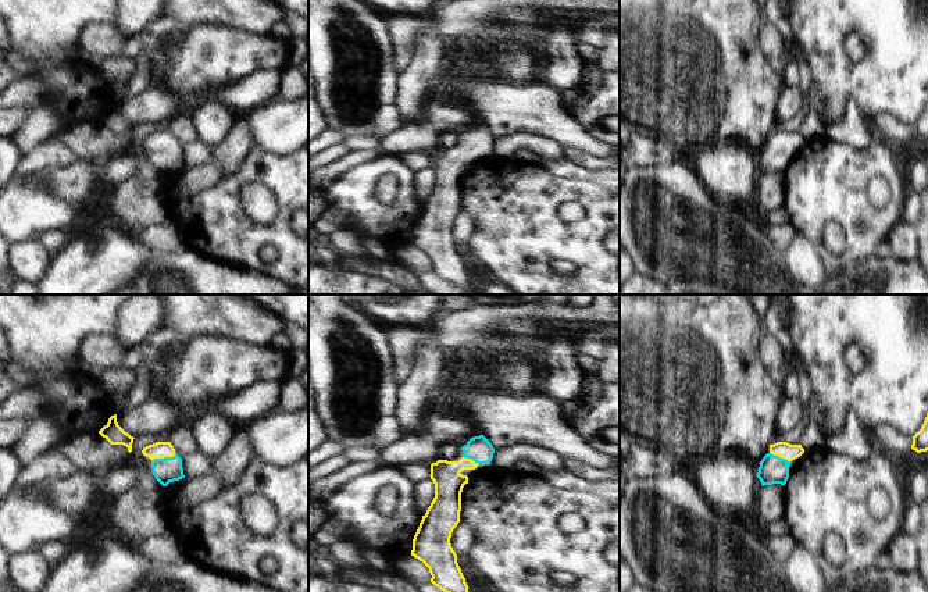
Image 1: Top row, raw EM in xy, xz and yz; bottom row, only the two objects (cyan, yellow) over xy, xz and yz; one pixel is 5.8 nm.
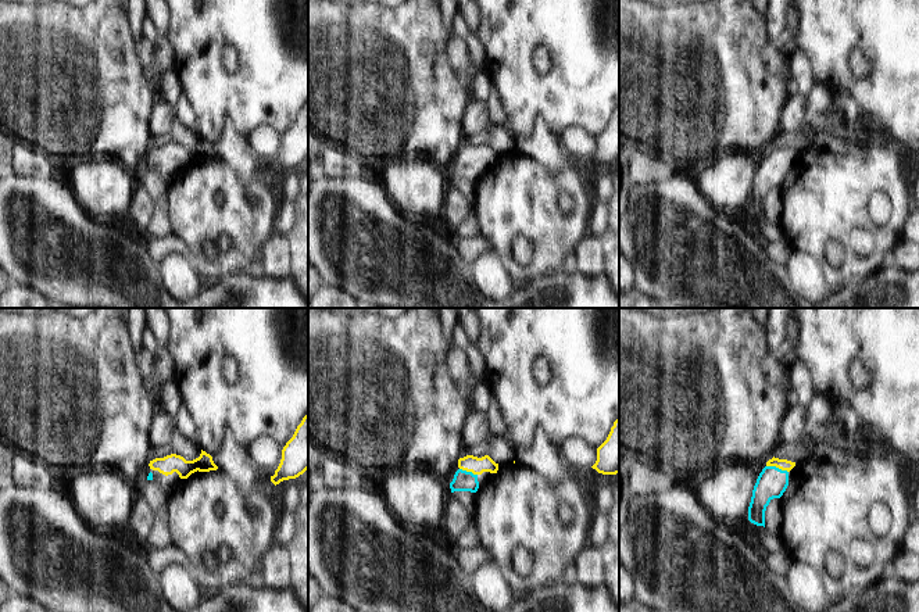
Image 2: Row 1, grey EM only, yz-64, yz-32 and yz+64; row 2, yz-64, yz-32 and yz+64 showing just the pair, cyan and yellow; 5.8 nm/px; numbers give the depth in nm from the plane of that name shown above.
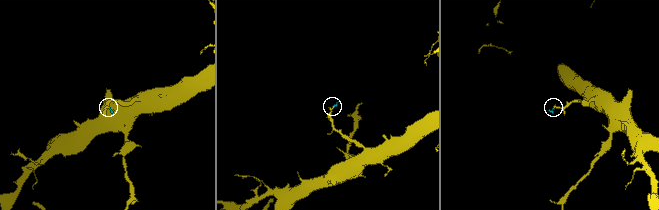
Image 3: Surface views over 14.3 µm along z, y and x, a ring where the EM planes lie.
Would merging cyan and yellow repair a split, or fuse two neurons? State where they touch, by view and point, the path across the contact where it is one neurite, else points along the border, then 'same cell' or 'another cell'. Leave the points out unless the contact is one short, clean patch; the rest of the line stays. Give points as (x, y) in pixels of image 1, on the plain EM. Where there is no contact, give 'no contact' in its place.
contact xy (164, 146); way xy (166, 159), (164, 146), (160, 138); same cell

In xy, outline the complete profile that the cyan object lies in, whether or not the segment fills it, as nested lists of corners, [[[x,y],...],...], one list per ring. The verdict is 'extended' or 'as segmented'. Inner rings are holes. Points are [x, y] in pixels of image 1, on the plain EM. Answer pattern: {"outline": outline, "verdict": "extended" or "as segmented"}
{"outline": [[[156,131],[143,136],[142,142],[151,149],[153,164],[163,175],[185,167],[182,147],[175,143],[171,131]]], "verdict": "extended"}

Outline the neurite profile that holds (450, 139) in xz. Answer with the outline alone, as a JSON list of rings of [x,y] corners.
[[[446,131],[439,136],[439,149],[458,150],[464,140],[456,131]]]

